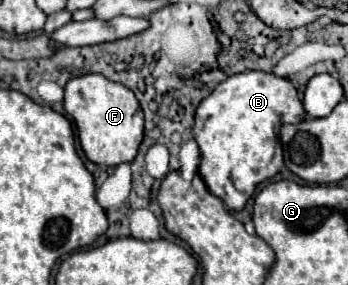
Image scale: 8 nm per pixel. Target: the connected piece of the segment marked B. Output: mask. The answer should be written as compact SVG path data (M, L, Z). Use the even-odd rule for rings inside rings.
M241 72L223 80L197 108L193 136L201 150L199 174L209 192L239 212L255 188L273 178L283 166L279 130L283 124L299 124L305 108L295 86L287 78L269 72Z

